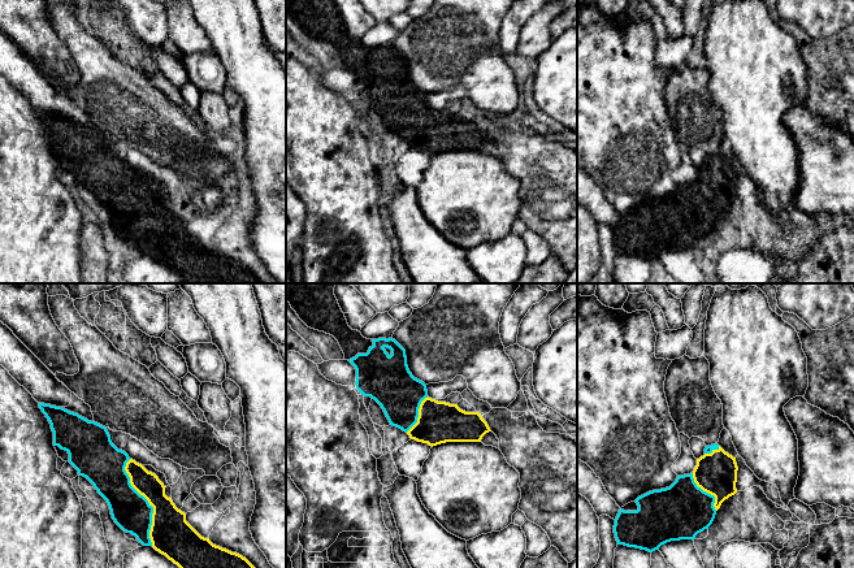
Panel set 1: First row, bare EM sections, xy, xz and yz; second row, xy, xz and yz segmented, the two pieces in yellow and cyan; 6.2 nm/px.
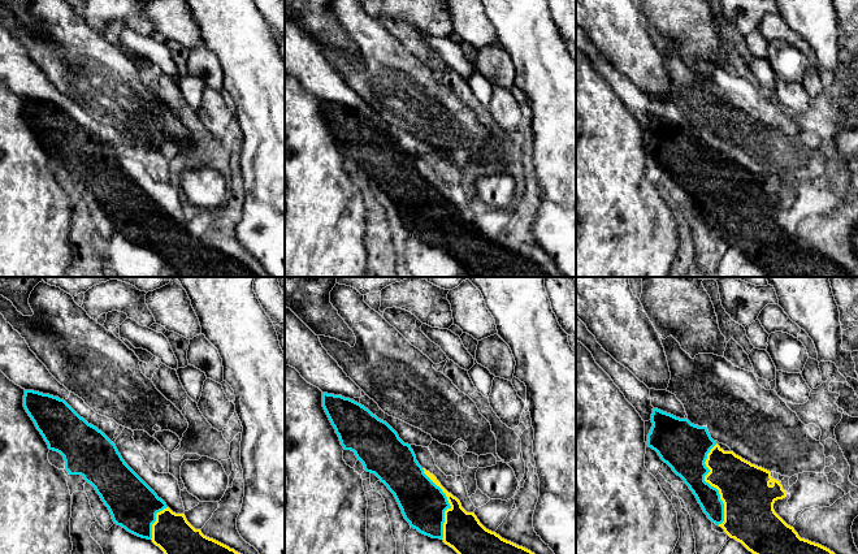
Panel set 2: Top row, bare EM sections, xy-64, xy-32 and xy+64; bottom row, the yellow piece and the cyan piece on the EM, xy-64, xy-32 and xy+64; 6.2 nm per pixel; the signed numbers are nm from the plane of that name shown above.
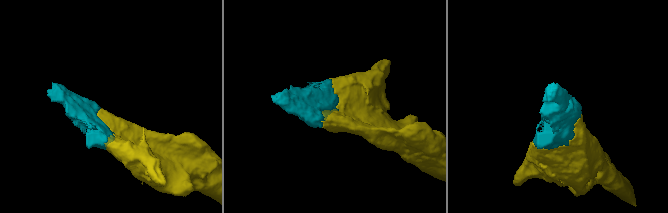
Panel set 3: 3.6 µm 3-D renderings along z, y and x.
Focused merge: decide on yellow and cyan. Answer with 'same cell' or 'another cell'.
same cell

